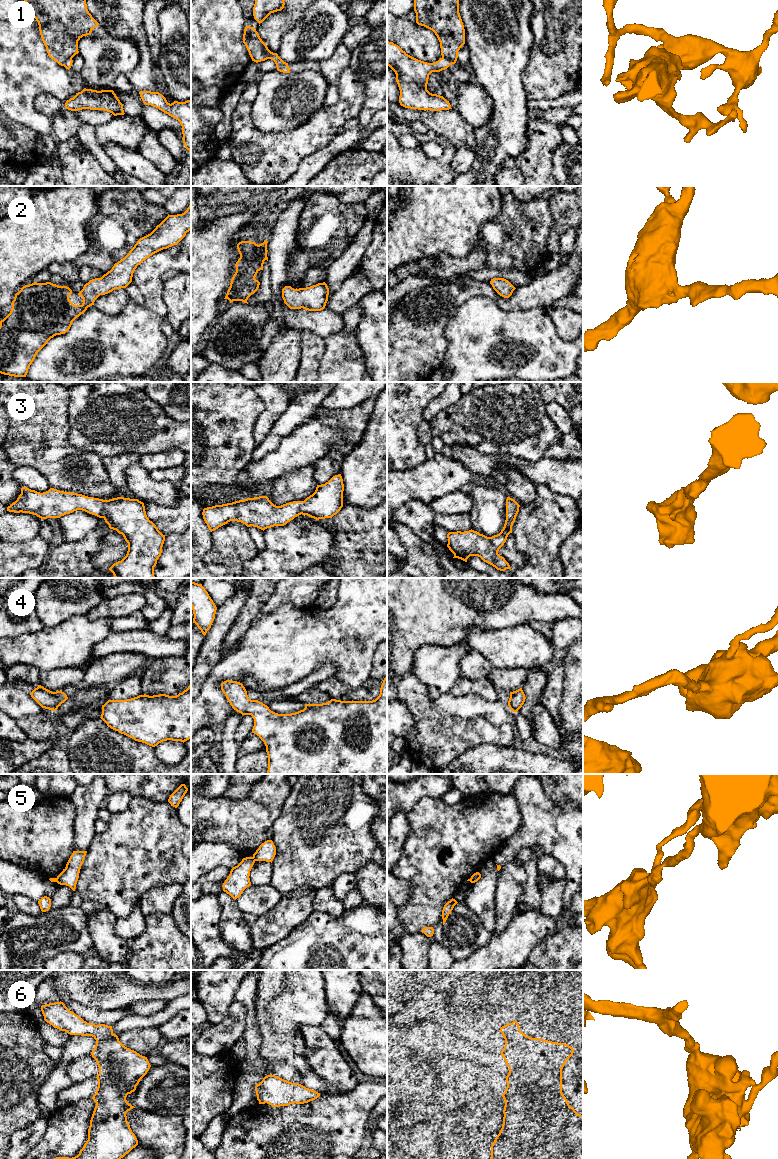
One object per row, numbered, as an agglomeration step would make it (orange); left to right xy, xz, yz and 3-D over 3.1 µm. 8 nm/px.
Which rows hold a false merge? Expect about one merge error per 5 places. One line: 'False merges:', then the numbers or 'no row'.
False merges: 1, 5

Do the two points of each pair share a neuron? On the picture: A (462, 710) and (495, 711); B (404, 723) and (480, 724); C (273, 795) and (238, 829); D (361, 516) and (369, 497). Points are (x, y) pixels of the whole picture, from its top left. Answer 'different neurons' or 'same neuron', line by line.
A: same neuron
B: different neurons
C: same neuron
D: different neurons

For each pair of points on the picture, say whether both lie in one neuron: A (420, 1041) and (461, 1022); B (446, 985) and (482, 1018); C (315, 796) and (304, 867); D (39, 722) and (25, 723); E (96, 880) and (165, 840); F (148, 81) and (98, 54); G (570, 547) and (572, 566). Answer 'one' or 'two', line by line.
A: two
B: two
C: one
D: one
E: one
F: two
G: one

